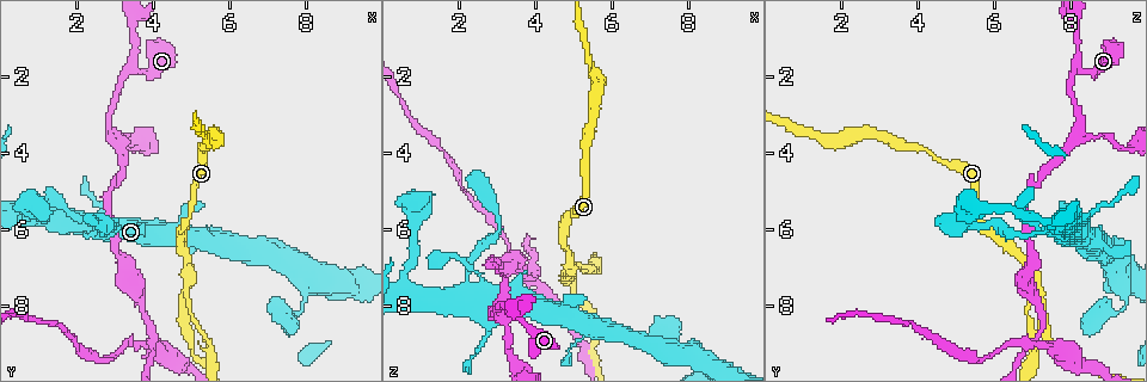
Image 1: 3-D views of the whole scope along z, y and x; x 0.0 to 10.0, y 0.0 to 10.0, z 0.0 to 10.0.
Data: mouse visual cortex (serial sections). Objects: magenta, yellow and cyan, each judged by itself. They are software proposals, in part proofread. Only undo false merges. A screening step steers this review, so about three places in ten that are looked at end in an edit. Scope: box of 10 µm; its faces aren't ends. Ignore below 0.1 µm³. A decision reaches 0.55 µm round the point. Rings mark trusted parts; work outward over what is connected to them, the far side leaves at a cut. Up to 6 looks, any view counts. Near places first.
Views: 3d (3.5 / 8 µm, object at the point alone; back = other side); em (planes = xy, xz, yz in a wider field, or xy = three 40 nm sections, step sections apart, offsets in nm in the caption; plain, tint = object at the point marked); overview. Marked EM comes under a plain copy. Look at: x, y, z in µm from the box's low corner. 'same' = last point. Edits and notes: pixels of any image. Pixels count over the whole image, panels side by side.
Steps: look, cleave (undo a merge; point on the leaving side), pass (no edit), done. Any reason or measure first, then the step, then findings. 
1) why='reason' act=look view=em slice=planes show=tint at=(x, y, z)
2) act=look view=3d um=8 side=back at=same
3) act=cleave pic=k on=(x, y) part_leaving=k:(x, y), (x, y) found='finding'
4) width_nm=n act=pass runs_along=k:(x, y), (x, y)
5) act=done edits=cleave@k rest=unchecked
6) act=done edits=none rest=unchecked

why='narrows sharply' act=look view=3d um=3.5 at=(2.30, 5.85, 7.95)

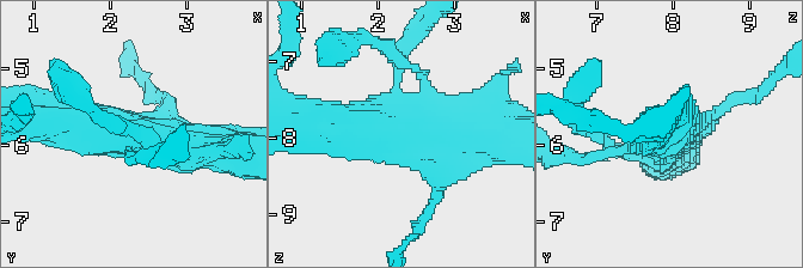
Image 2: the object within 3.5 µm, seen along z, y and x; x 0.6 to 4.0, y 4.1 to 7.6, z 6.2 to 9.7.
why='shape alone is not enough' act=look view=em slice=xy step=2 show=tint at=(2.30, 5.90, 7.90)

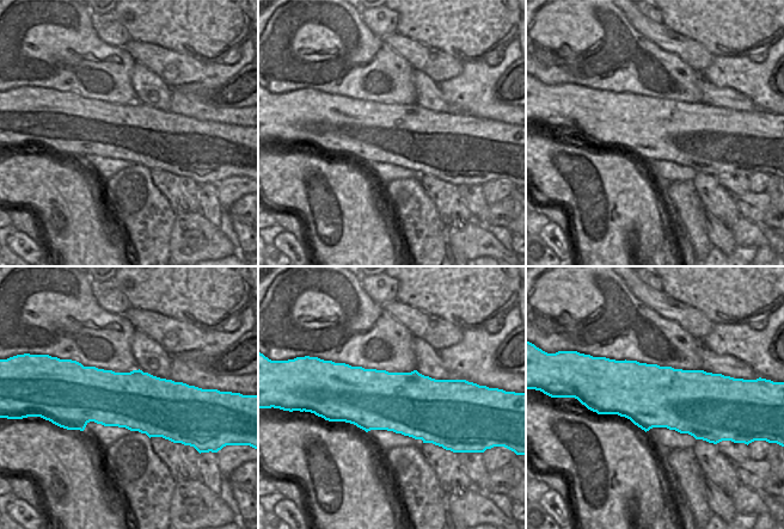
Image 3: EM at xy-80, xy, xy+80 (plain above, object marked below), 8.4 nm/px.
act=pass runs_along=2:(220, 151), (77, 128) found='one cell here'

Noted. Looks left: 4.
why='three arms meet' act=look view=em slice=xy step=1 show=tint at=(3.30, 1.90, 8.10)

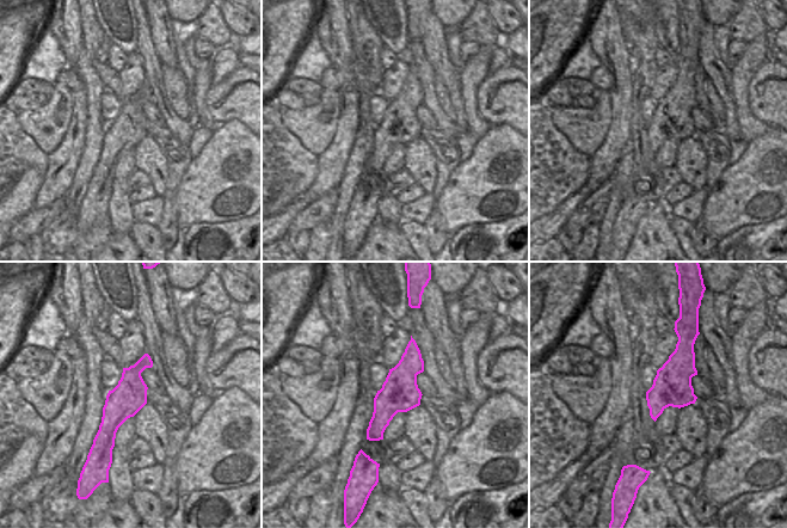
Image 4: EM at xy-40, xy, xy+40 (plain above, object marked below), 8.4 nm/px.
act=look view=3d um=3.5 at=same

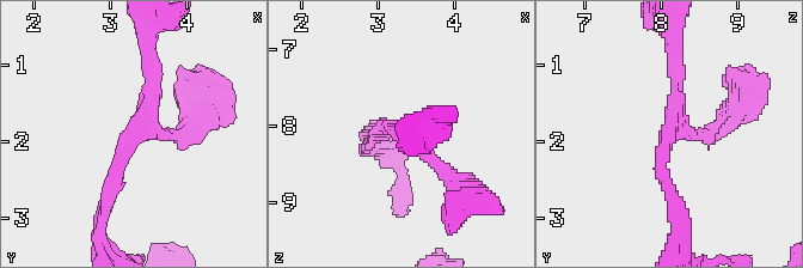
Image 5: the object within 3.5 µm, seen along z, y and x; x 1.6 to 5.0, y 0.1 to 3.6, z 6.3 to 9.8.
arm_widths_nm=150,150,200 act=pass runs_along=5:(195, 129), (143, 126), (103, 203) found='one cell here'

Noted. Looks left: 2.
why='two arms in line, one across' act=look view=3d um=8 at=(4.90, 7.50, 7.15)

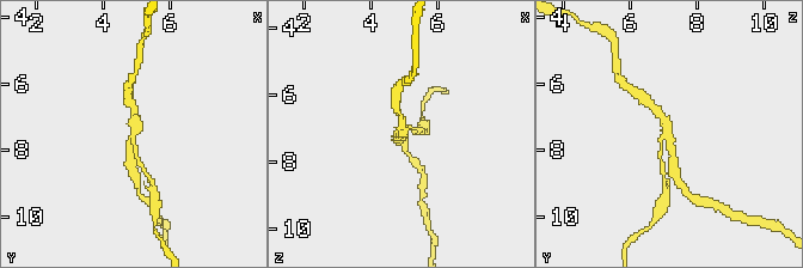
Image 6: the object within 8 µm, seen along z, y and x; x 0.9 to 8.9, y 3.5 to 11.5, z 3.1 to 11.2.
arms=3 arm_widths_nm=150,200,250 act=look view=em slice=xy step=1 show=tint at=same

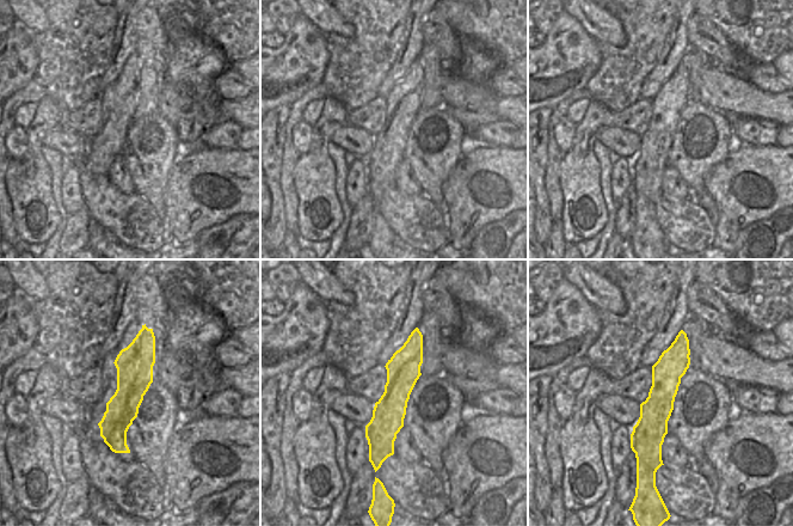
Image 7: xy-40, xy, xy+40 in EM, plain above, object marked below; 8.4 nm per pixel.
act=cleave pic=6 on=(662, 164) part_leaving=6:(663, 138), (659, 158), (666, 181) found='two cells meet here'

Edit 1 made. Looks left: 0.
act=done edits=cleave@6 rest=unchecked

